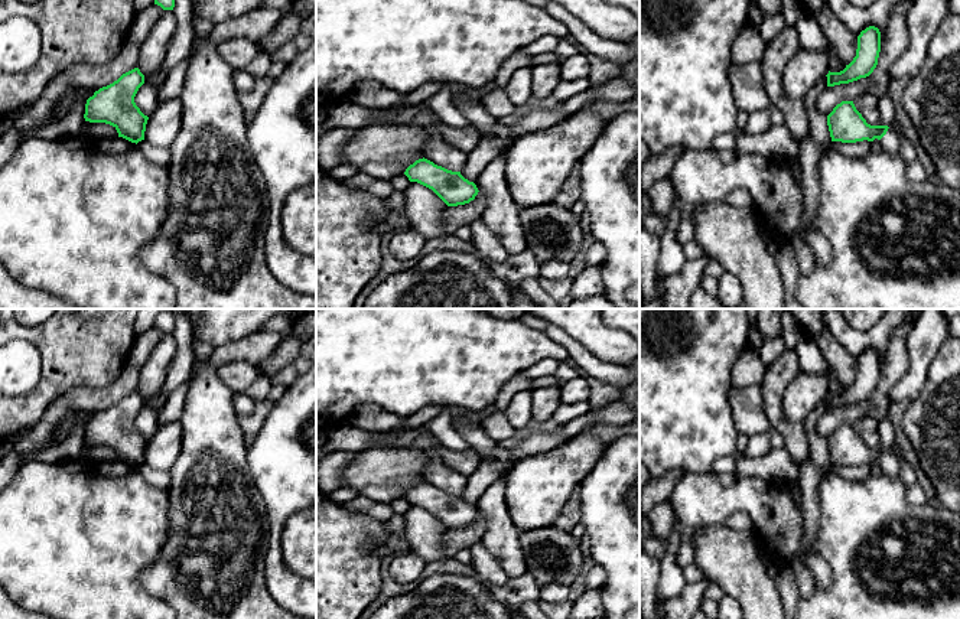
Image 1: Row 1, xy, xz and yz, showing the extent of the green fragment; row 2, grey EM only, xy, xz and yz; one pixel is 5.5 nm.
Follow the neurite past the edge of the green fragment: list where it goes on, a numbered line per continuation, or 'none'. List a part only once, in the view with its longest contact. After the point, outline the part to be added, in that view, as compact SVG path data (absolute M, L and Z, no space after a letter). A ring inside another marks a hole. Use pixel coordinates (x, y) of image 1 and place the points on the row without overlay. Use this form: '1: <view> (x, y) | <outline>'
1: yz (889, 465) | M889 450L886 457L881 462L881 467L883 473L891 478L896 478L899 475L899 462L895 455Z

